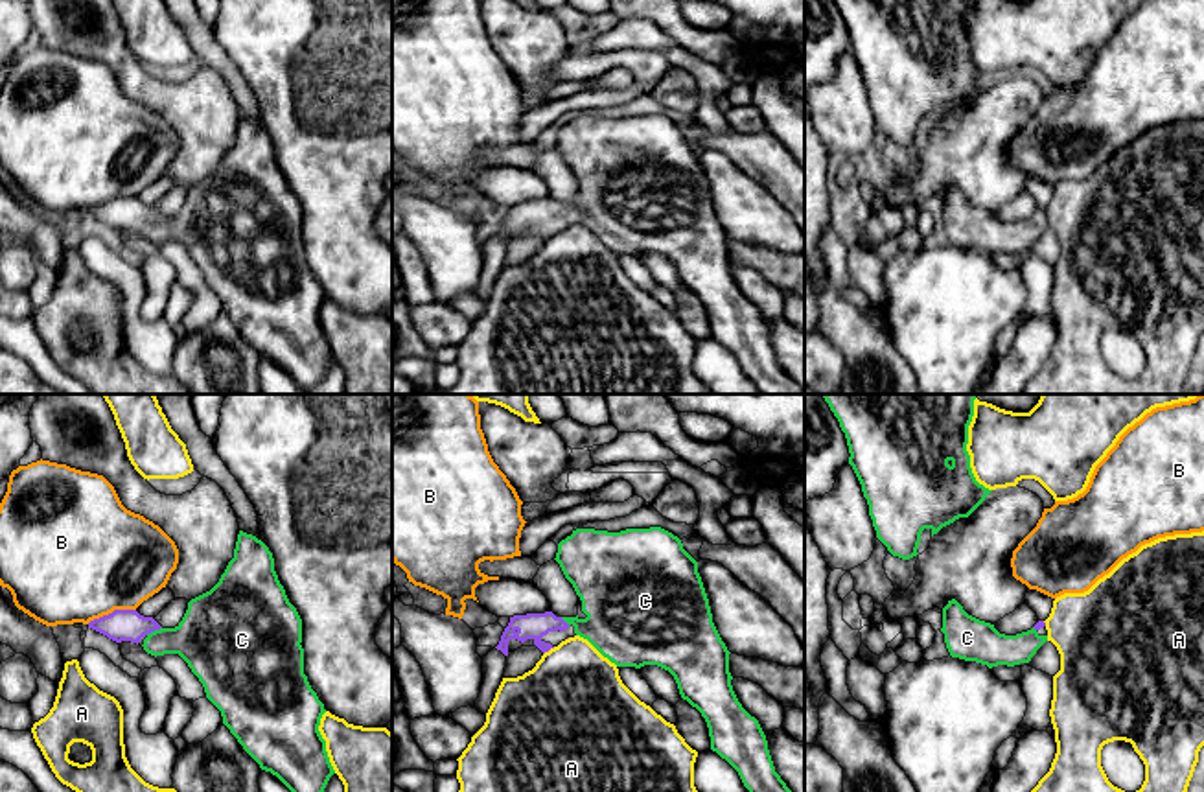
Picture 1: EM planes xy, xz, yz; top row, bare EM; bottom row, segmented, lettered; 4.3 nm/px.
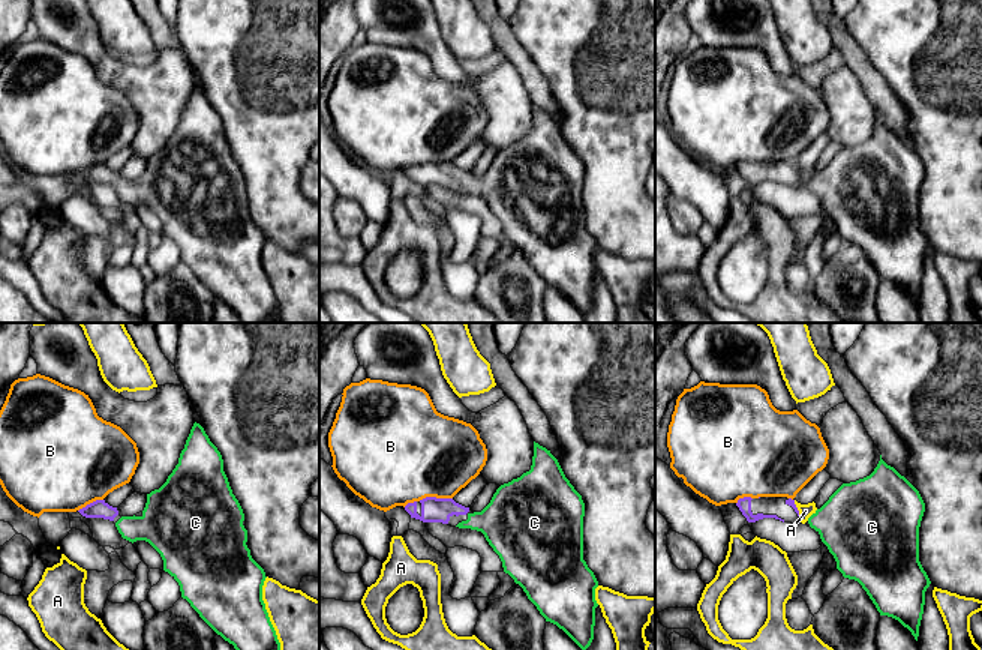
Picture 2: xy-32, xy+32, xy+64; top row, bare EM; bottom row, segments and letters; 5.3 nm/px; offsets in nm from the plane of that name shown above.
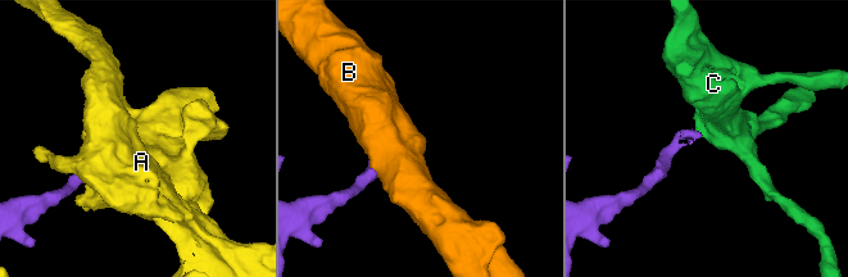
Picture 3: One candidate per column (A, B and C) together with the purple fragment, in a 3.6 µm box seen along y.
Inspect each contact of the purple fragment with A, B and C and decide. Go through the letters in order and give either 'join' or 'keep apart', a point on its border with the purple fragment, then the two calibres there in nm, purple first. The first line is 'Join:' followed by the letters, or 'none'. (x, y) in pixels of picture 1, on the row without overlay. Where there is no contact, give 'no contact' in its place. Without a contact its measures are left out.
Join: C
A: keep apart | xz (549, 236) | 110/460 nm
B: keep apart | xy (113, 199) | 140/480 nm
C: join | xy (153, 218) | 140/300 nm

